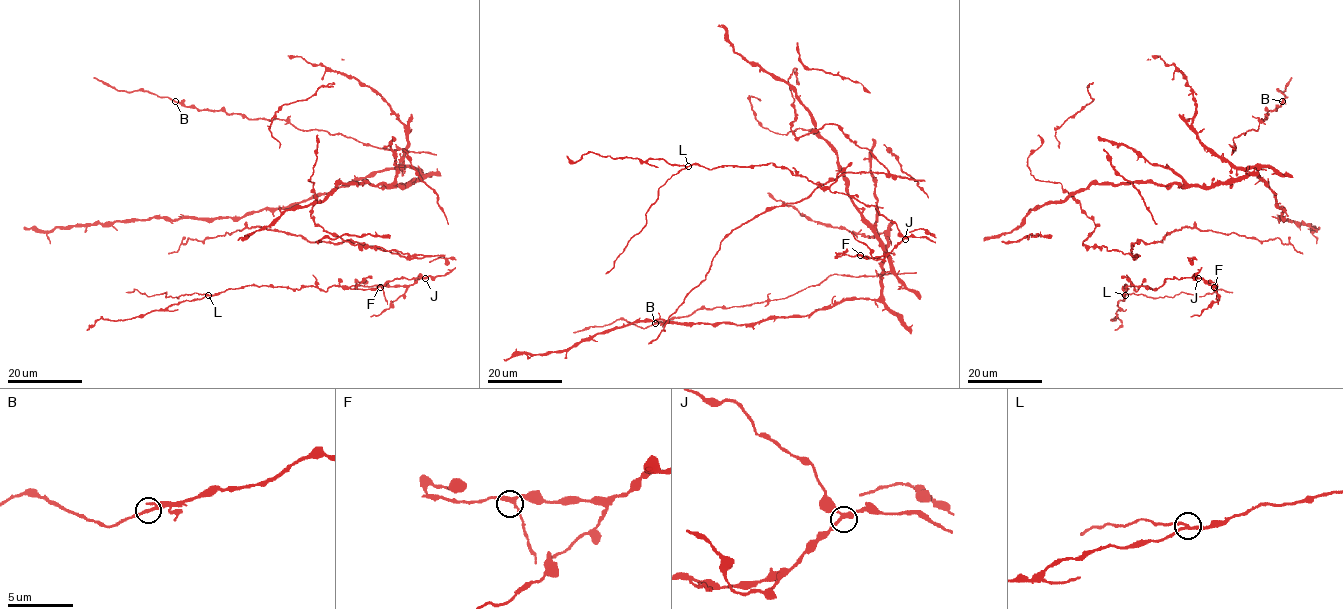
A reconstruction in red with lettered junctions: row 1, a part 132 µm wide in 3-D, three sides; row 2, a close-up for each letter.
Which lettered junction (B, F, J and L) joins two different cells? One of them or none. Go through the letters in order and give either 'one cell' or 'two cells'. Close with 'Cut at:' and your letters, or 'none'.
B: one cell
F: one cell
J: one cell
L: two cells
Cut at: L

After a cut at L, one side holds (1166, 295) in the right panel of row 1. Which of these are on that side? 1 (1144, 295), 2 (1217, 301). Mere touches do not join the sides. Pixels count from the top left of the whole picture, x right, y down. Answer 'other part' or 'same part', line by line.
1: same part
2: other part

